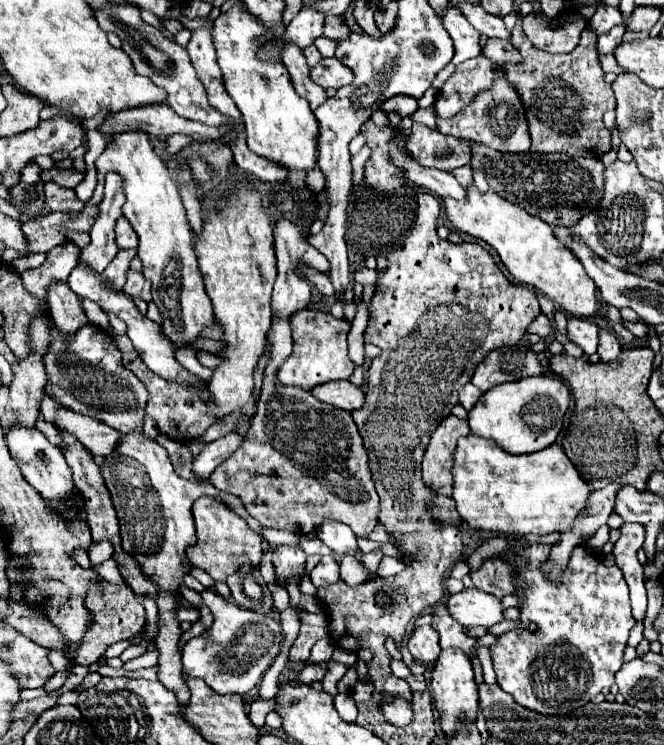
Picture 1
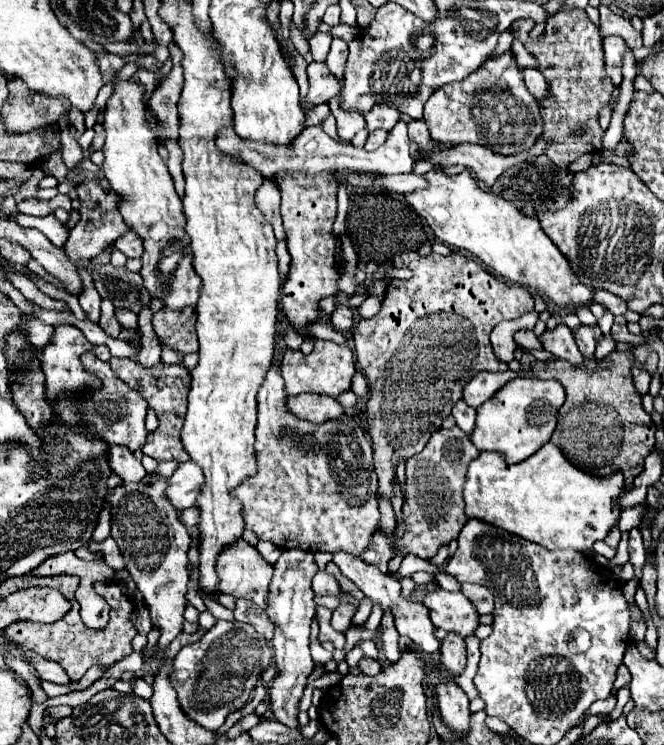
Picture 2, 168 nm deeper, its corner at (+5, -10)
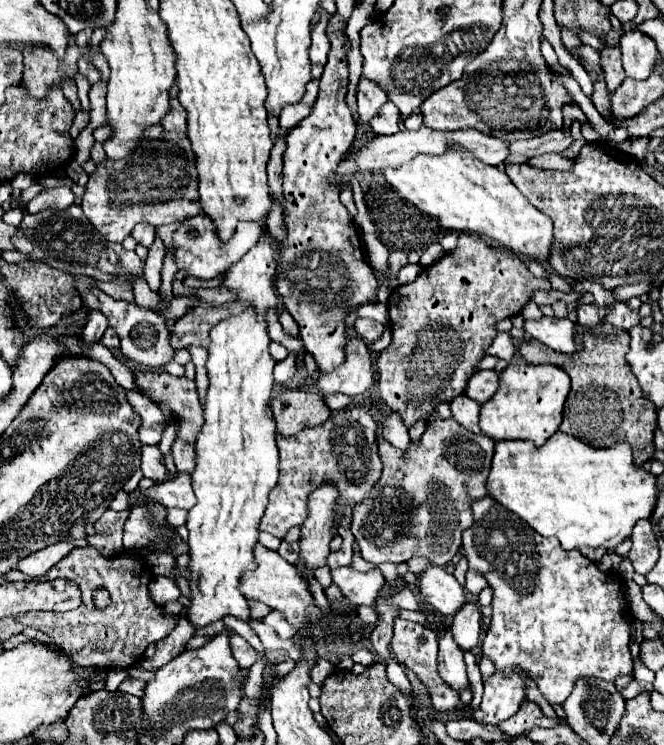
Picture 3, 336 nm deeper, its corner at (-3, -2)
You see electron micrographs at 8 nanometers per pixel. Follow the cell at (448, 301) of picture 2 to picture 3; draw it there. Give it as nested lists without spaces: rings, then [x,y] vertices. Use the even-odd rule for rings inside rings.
[[[460,234],[454,252],[446,252],[438,262],[426,266],[412,284],[398,286],[390,296],[392,344],[376,352],[384,404],[402,418],[406,428],[418,420],[428,422],[438,404],[464,394],[476,364],[498,334],[496,324],[516,316],[536,290],[548,292],[550,288],[550,282],[534,278],[518,256],[490,246],[480,236]]]

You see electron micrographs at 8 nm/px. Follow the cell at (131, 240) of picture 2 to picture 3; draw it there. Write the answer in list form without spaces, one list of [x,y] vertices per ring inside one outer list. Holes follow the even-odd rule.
[[[138,224],[134,230],[132,230],[132,238],[142,244],[142,246],[150,246],[156,238],[156,228],[152,224]]]

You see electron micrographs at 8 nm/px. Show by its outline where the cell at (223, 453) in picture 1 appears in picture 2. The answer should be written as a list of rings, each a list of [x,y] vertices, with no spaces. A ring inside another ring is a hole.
[[[188,460],[174,470],[164,494],[174,508],[184,510],[194,506],[194,496],[198,496],[200,486],[202,486],[202,472],[198,472],[198,464],[190,464]]]

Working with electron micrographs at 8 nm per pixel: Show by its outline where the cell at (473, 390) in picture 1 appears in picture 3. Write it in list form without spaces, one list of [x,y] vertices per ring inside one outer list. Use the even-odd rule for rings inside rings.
[[[458,396],[450,402],[450,408],[452,408],[452,414],[454,418],[464,426],[468,428],[470,432],[478,434],[480,432],[480,426],[478,426],[478,414],[480,414],[480,404],[476,400],[470,400],[468,396]]]

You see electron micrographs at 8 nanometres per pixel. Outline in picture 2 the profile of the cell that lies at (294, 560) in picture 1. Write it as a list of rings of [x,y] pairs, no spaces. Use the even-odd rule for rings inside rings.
[[[282,550],[282,556],[274,564],[274,578],[268,594],[266,614],[276,626],[272,648],[274,648],[274,662],[278,668],[272,688],[268,690],[270,710],[274,720],[288,728],[298,728],[298,704],[302,700],[308,676],[314,670],[314,660],[310,656],[308,642],[310,642],[310,622],[316,612],[316,604],[312,600],[314,598],[312,578],[316,572],[318,566],[314,562],[314,554],[302,550]]]

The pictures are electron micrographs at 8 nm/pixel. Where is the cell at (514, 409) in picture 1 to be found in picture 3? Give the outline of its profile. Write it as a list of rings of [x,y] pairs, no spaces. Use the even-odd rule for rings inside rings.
[[[510,364],[500,376],[496,396],[482,404],[480,428],[492,440],[530,440],[542,446],[560,426],[570,376],[552,364]]]

